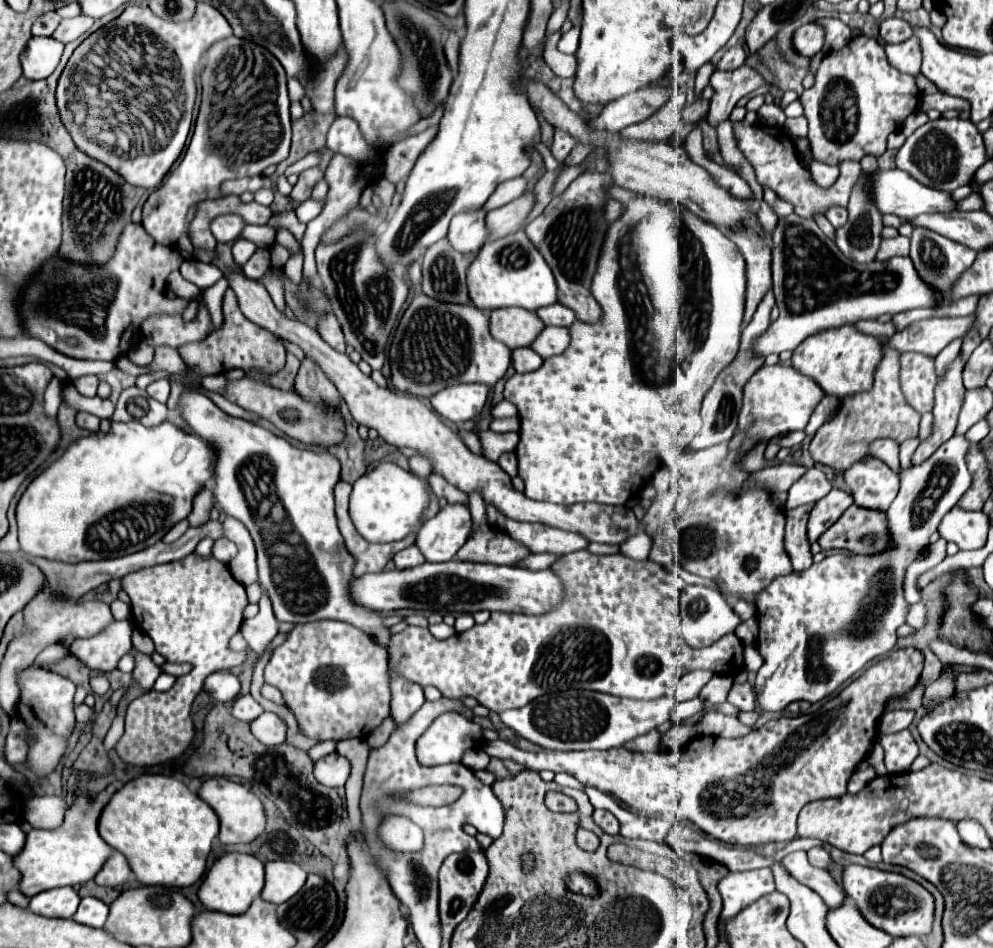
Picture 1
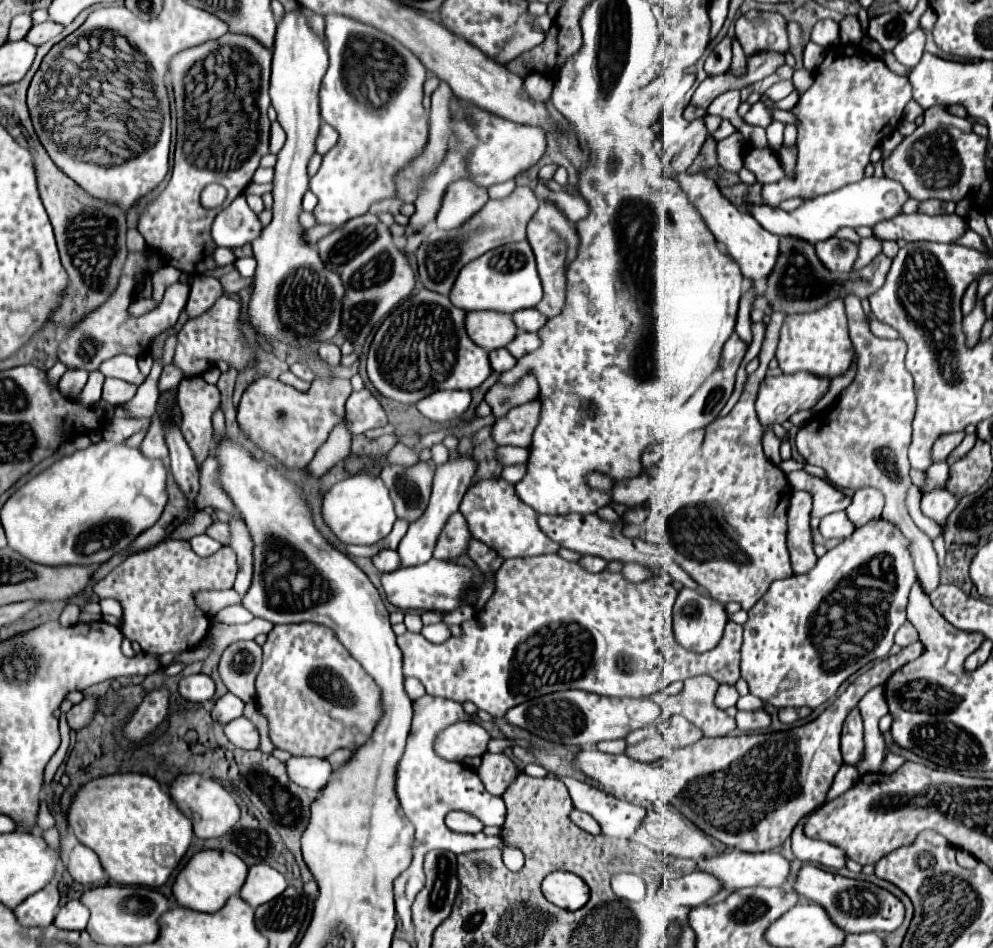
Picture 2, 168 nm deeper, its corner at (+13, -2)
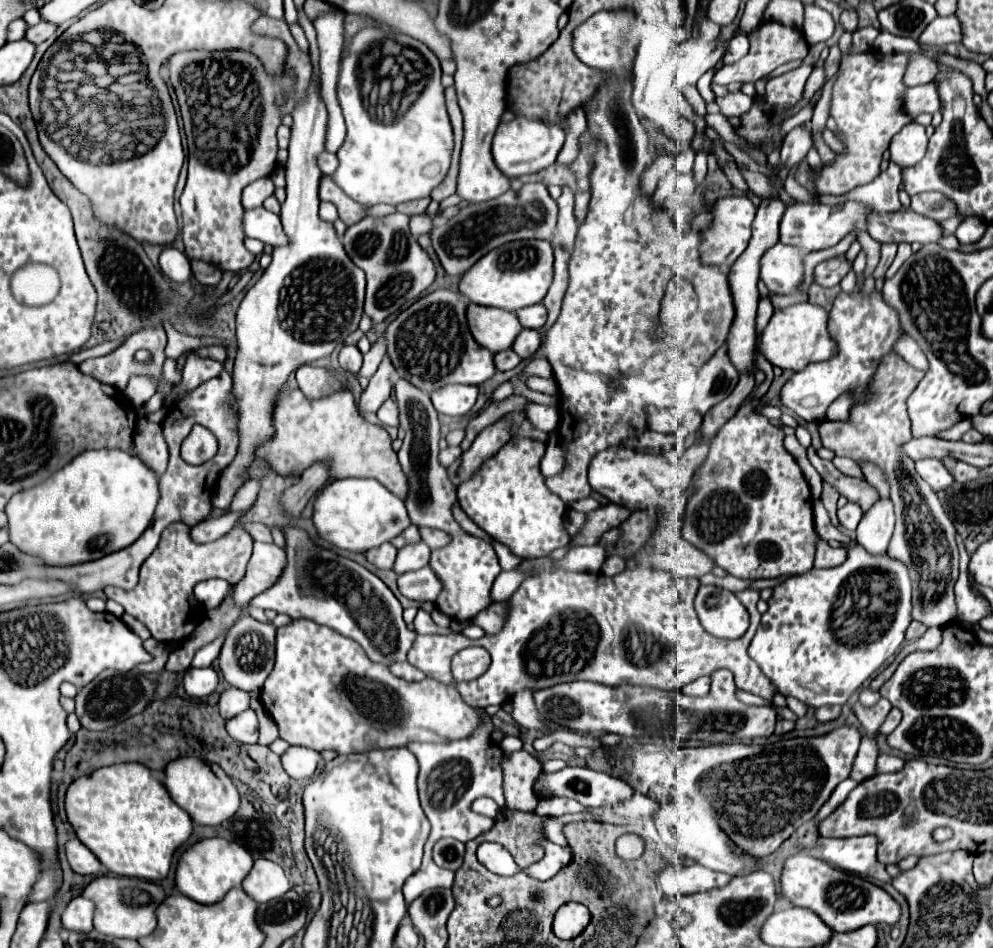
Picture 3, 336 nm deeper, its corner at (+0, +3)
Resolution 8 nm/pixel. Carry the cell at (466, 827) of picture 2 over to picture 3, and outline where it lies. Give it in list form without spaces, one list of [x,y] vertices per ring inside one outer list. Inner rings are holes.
[[[477,798],[473,802],[473,810],[483,814],[483,816],[489,816],[489,818],[495,818],[497,812],[499,812],[499,806],[491,800],[491,798]]]

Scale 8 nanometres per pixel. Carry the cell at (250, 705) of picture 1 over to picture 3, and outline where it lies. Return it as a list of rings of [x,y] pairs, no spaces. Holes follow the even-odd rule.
[[[227,688],[221,694],[217,706],[219,706],[219,714],[225,720],[229,720],[229,718],[233,718],[249,708],[249,694],[243,690],[237,690],[237,688]]]

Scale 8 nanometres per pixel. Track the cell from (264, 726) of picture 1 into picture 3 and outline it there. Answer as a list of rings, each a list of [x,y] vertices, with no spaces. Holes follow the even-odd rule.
[[[251,708],[241,712],[239,716],[227,720],[225,728],[227,728],[227,734],[231,738],[235,738],[237,742],[243,742],[243,744],[255,744],[257,742],[257,736],[259,736],[257,734],[257,716]]]

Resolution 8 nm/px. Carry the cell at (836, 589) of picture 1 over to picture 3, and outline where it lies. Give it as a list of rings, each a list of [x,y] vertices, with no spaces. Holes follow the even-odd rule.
[[[863,546],[849,550],[847,560],[829,570],[811,568],[811,572],[791,576],[779,586],[769,600],[769,610],[749,644],[749,656],[759,664],[763,674],[779,688],[783,696],[793,696],[809,708],[843,706],[853,692],[869,680],[901,646],[911,622],[911,580],[907,566],[891,560],[889,554],[873,556]]]

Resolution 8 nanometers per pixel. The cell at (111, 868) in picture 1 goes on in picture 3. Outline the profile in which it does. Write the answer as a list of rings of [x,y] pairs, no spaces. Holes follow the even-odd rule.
[[[73,838],[65,844],[65,854],[67,854],[67,862],[69,862],[71,870],[77,874],[93,874],[95,876],[101,872],[101,862],[77,838]]]

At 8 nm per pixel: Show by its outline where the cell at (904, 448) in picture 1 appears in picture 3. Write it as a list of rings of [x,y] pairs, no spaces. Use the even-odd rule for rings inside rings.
[[[935,458],[917,460],[917,462],[915,462],[915,470],[917,470],[917,474],[919,474],[935,492],[947,488],[947,486],[953,482],[953,476],[947,472],[947,468],[943,466],[943,462],[941,462],[941,460],[935,460]]]

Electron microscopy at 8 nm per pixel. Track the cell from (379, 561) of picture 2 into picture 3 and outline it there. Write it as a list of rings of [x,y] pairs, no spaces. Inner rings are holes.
[[[381,544],[377,548],[371,548],[365,552],[365,558],[377,566],[377,568],[393,568],[393,562],[395,562],[395,556],[397,556],[397,548],[393,544]]]

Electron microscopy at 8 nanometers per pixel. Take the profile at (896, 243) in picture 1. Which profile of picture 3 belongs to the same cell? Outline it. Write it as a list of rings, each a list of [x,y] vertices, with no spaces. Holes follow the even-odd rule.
[[[899,244],[899,250],[897,250],[897,256],[895,256],[895,260],[893,260],[893,264],[889,266],[889,270],[887,270],[887,276],[891,278],[899,268],[901,268],[901,264],[911,256],[913,252],[911,252],[911,246],[909,244]]]

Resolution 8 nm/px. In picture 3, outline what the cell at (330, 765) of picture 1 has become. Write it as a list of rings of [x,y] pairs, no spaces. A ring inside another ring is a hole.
[[[289,746],[281,754],[281,764],[291,778],[313,780],[317,774],[323,772],[325,760],[317,750],[303,748],[303,746]]]

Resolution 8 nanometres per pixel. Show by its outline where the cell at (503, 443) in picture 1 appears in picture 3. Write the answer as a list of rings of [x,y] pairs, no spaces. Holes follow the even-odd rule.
[[[529,404],[527,406],[527,418],[535,428],[541,428],[545,432],[553,432],[559,426],[559,410],[551,406],[541,406],[541,404]]]

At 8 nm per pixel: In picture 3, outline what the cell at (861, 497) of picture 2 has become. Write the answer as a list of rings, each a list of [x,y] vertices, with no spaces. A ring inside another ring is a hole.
[[[881,498],[871,512],[863,516],[863,520],[857,526],[857,542],[871,554],[883,554],[887,552],[891,534],[893,534],[895,514],[891,508],[891,500]]]

